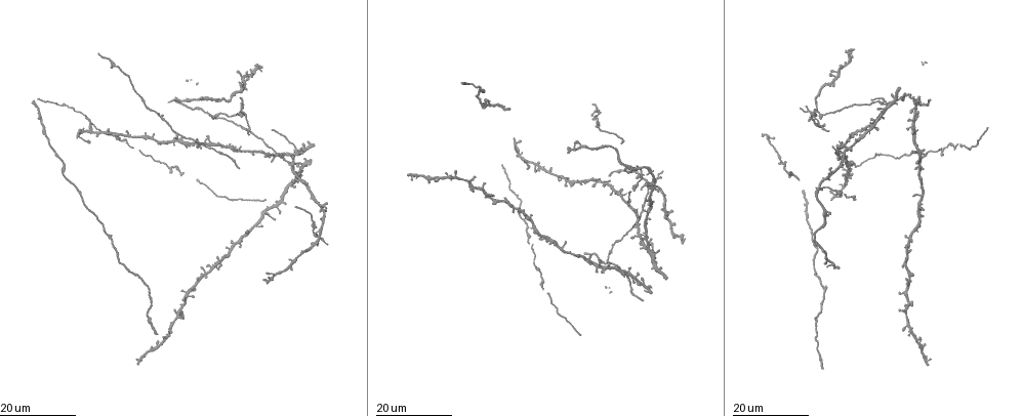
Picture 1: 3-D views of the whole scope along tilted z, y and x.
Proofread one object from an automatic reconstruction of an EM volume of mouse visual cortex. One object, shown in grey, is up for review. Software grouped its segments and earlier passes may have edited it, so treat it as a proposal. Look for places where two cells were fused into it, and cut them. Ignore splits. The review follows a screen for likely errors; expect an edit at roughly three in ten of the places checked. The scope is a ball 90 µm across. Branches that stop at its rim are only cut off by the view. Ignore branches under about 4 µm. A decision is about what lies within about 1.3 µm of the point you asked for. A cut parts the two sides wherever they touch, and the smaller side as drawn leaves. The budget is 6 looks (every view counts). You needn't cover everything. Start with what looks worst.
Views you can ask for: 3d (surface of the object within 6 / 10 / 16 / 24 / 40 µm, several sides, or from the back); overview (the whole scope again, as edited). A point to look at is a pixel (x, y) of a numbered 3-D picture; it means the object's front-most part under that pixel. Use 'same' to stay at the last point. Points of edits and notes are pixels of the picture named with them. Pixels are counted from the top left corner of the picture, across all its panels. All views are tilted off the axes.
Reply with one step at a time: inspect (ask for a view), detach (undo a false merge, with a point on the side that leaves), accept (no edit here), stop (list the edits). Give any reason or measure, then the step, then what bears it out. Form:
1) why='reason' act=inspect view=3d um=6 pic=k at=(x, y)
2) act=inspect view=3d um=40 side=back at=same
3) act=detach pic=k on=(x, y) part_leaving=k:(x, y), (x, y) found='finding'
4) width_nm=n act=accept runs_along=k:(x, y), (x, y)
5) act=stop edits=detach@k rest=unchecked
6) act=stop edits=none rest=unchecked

why='small branch off a trunk' act=inspect view=3d um=16 pic=1 at=(885, 106)

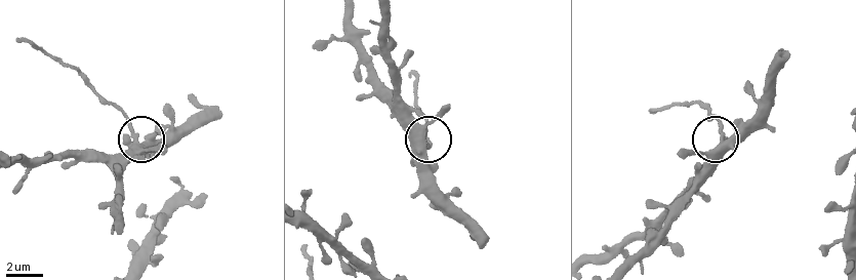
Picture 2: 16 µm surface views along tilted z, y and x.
why='zoom in' act=inspect view=3d um=6 pic=2 at=(725, 142)

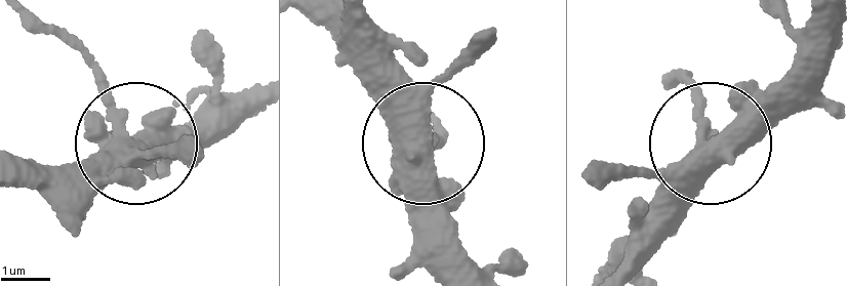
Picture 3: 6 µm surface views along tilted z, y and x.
arms=3 act=detach pic=3 on=(63, 38) part_leaving=3:(104, 93), (40, 16) found='a second cell is stuck on'

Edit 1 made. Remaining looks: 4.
why='thin arm on a thick one' act=inspect view=3d um=16 pic=1 at=(516, 141)

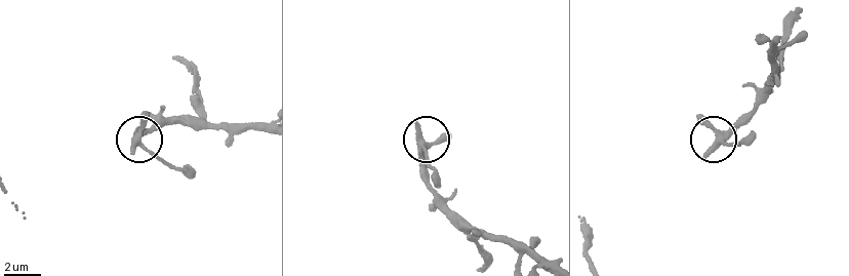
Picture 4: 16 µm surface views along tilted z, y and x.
act=inspect view=3d um=6 pic=4 at=(136, 142)

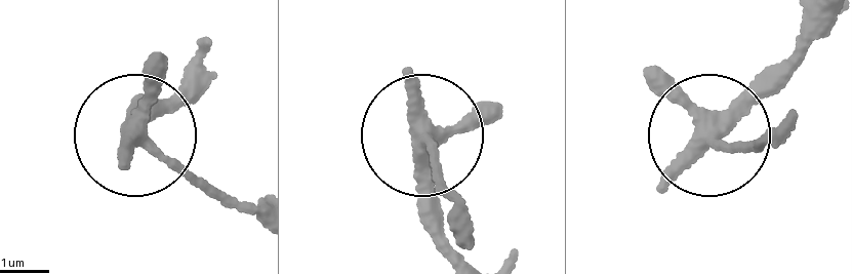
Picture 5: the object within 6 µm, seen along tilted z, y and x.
arms=4 act=accept found='all the same cell'

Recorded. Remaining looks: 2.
why='three arms meet' act=inspect view=3d um=24 pic=1 at=(91, 132)

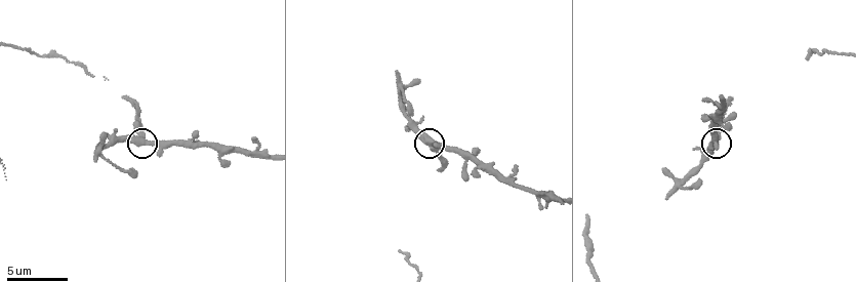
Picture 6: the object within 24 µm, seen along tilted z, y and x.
why='zoom in' act=inspect view=3d um=10 pic=6 at=(426, 140)

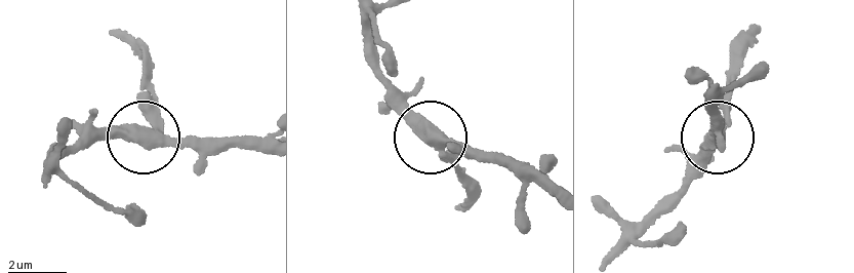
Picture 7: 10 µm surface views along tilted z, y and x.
side_arm_um=82 act=detach pic=7 on=(457, 172) part_leaving=7:(441, 157), (468, 180), (458, 206) found='a second cell is stuck on'

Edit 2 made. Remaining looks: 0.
act=stop edits=detach@3,detach@7 rest=unchecked

